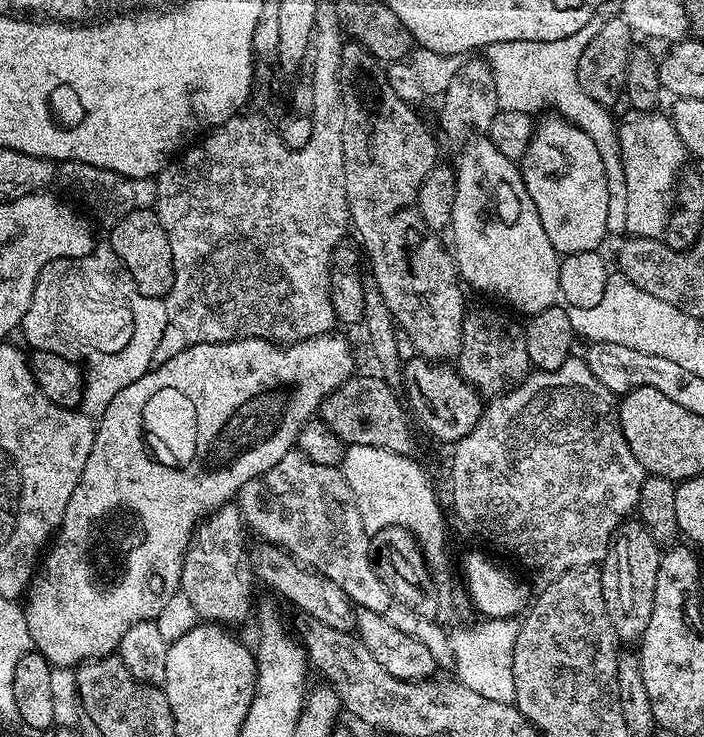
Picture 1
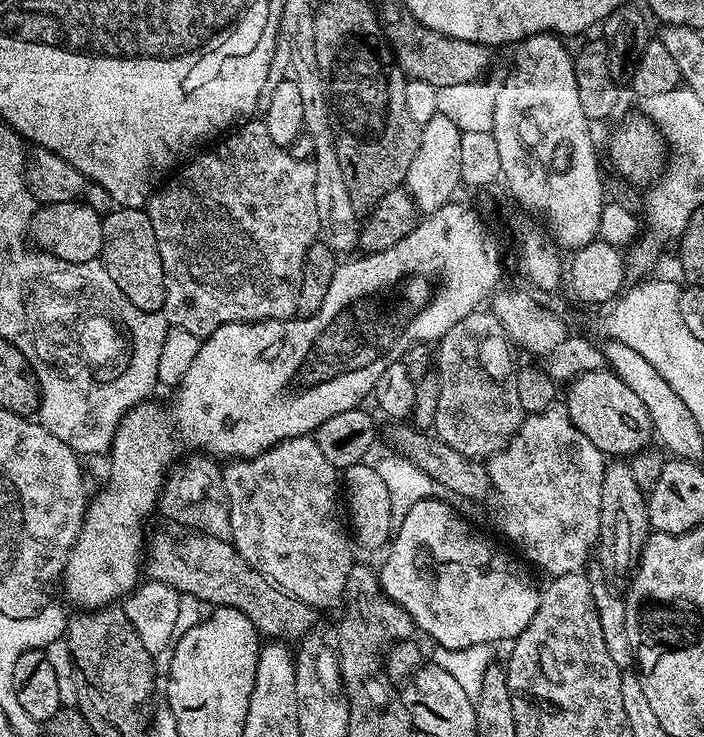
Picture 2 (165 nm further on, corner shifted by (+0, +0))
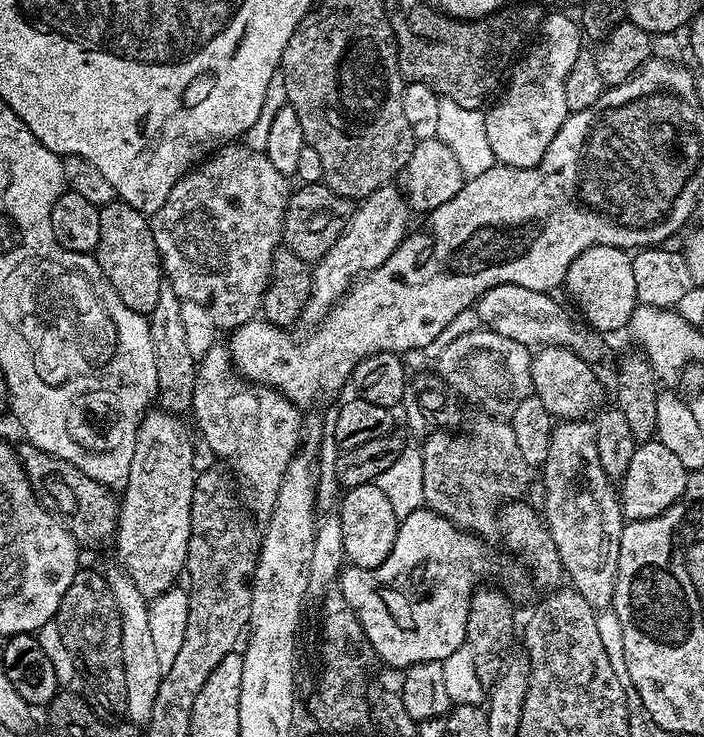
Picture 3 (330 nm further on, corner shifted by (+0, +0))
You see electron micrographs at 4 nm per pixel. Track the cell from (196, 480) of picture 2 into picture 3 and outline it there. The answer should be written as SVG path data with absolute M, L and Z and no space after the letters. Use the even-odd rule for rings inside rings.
M167 282L161 283L158 303L154 305L154 310L147 313L148 325L150 326L150 336L154 342L154 358L158 366L158 400L165 409L176 414L184 414L191 409L192 395L194 394L194 382L196 381L196 366L198 360L190 354L189 347L186 346L185 327L181 321L182 301L180 295L170 287Z

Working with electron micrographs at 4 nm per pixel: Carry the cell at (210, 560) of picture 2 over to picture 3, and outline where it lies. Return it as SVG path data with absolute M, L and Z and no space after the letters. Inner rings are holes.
M18 444L16 456L24 468L34 488L44 486L56 502L55 511L66 521L73 538L81 545L100 544L103 540L111 541L116 535L116 522L120 515L120 506L115 493L104 484L87 478L76 466L65 459L54 458L53 455L40 451L33 444Z

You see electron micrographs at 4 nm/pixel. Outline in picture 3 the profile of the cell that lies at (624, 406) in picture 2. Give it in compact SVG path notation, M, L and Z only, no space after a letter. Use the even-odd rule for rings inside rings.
M541 347L532 358L533 393L542 398L542 406L546 406L546 410L550 410L550 414L557 421L579 420L595 413L605 403L604 388L600 385L595 370L591 363L570 349Z

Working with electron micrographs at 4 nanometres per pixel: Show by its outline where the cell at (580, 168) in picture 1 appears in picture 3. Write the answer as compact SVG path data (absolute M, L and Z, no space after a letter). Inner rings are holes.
M551 11L545 15L534 43L527 49L528 56L526 52L515 61L510 79L503 89L504 97L502 92L499 99L484 112L486 139L490 142L490 150L496 155L499 163L515 168L533 168L535 164L542 162L546 148L550 146L550 142L554 142L554 134L562 130L562 122L566 122L570 114L566 106L566 74L570 74L570 66L574 66L574 58L578 58L582 50L580 40L582 41L582 29L573 17L571 20L564 12Z

